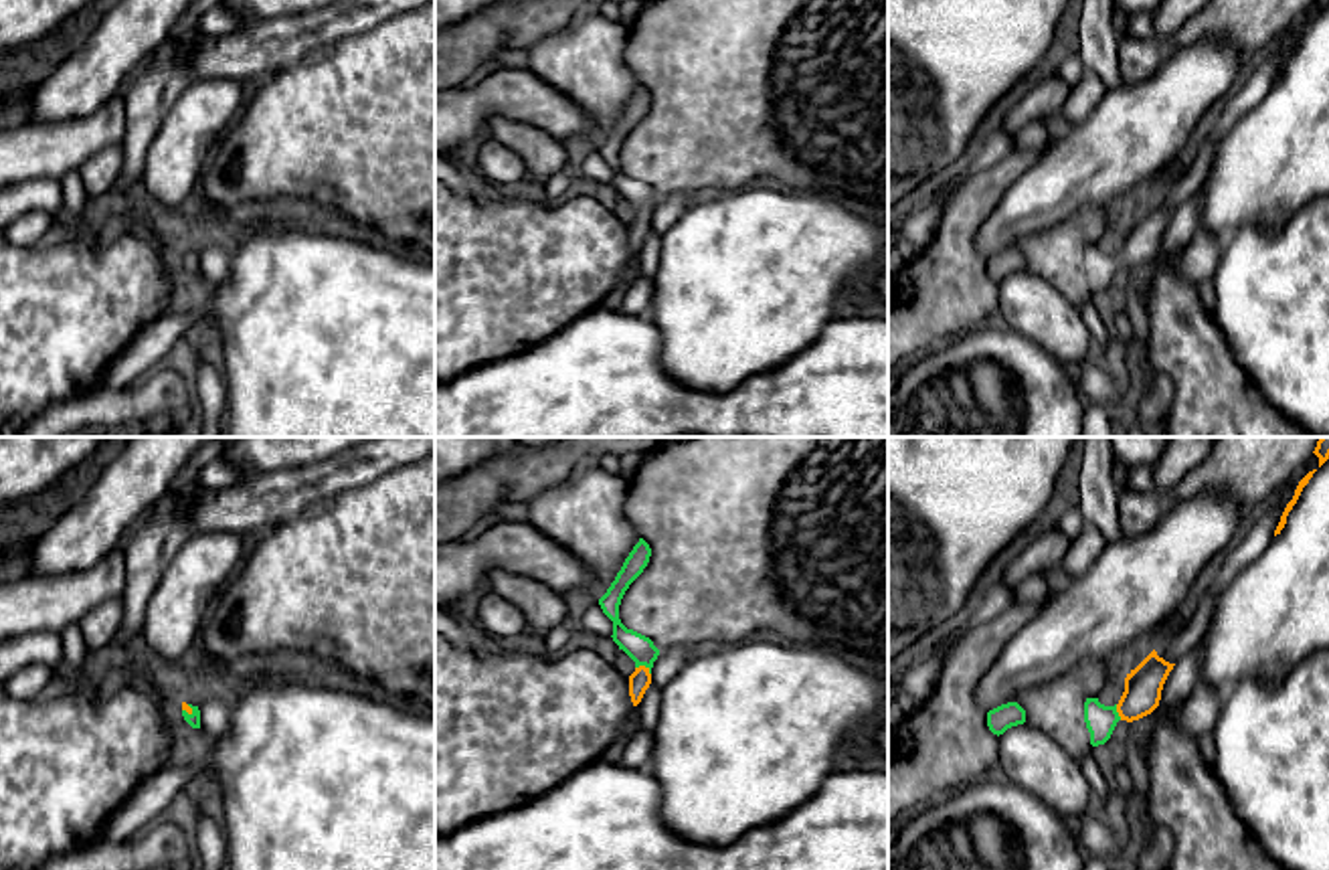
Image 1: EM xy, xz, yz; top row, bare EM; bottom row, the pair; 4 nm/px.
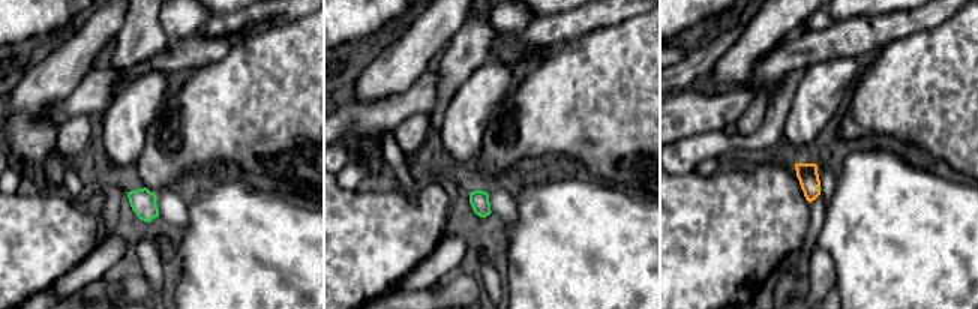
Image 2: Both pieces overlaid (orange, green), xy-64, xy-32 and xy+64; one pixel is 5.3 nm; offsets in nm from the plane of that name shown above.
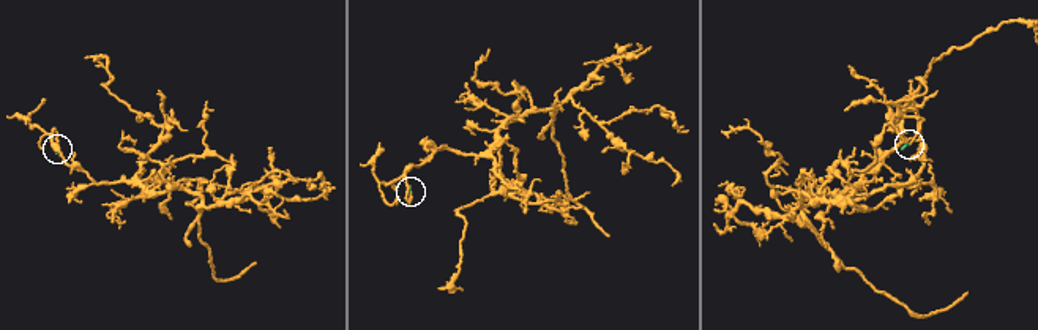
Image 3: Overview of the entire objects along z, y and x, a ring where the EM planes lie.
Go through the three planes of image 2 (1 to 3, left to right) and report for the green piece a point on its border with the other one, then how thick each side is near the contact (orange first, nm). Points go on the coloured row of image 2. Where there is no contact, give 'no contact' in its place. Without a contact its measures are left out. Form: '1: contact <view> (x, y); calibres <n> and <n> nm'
1: no contact
2: no contact
3: contact xy+64 (818, 188); calibres 110 and 20 nm

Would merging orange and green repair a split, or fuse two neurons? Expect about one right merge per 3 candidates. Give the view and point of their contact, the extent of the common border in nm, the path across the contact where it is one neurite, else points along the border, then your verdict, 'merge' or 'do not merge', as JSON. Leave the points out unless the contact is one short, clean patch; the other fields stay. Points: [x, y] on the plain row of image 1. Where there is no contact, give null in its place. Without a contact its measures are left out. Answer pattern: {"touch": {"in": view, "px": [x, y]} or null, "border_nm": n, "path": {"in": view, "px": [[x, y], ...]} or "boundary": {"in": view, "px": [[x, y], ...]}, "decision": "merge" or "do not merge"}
{"touch": {"in": "xz", "px": [644, 213]}, "border_nm": 70, "path": {"in": "xz", "px": [[640, 227], [644, 213], [644, 199], [640, 195]]}, "decision": "merge"}

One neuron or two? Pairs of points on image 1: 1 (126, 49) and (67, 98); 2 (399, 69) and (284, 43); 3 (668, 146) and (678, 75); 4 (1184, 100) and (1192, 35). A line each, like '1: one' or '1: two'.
1: one
2: two
3: one
4: two

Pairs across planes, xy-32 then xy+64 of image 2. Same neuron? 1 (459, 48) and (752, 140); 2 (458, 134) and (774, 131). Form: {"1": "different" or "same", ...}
{"1": "same", "2": "different"}

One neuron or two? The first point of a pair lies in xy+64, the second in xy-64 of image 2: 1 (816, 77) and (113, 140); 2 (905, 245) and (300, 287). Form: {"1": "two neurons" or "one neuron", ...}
{"1": "one neuron", "2": "one neuron"}

